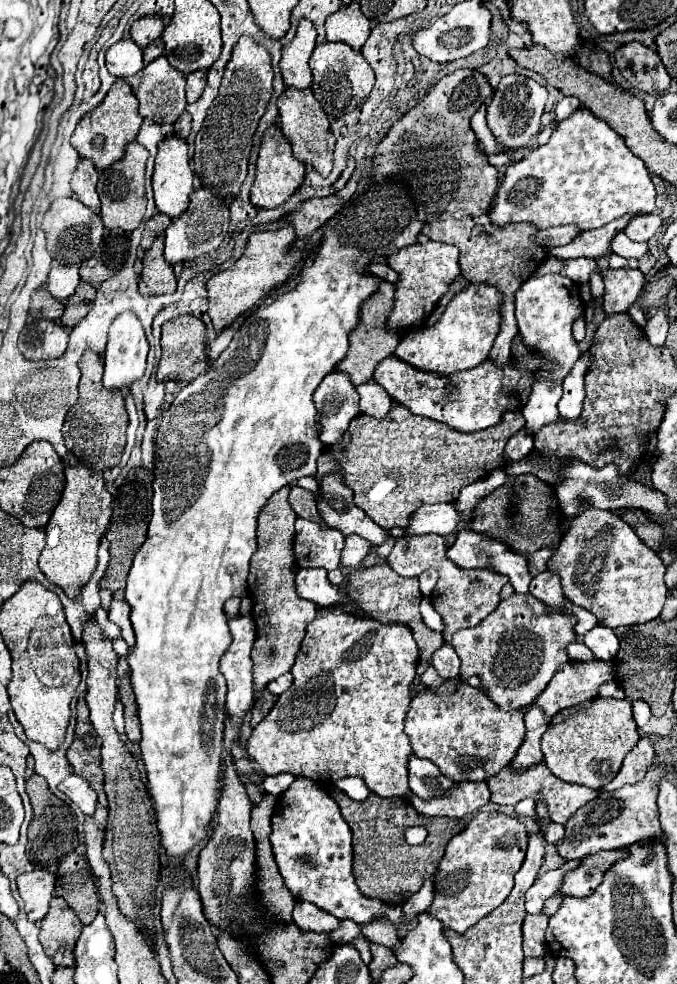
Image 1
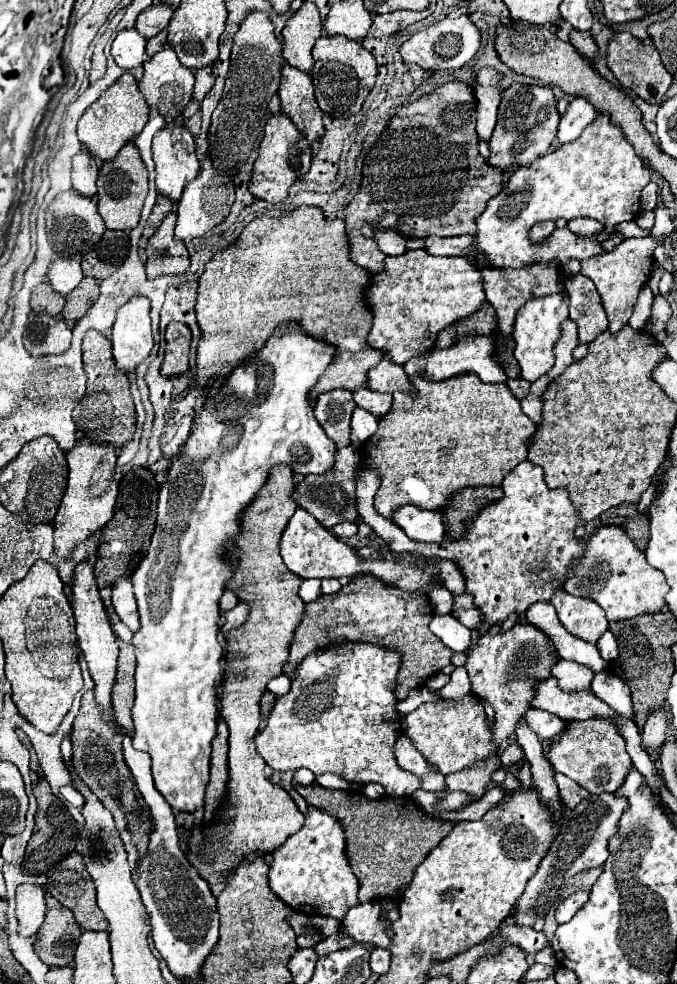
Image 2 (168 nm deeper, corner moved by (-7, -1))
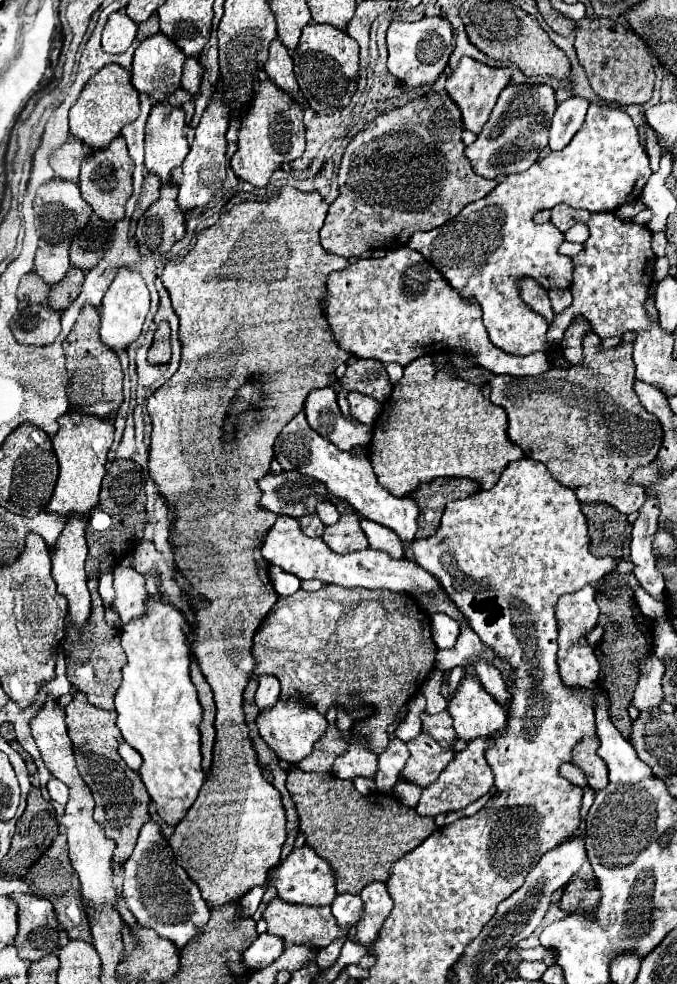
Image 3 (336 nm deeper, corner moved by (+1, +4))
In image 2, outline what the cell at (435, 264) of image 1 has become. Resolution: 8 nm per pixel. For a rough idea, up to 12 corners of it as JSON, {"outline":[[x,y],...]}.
{"outline":[[386,257],[370,347],[402,365],[478,311],[466,257]]}

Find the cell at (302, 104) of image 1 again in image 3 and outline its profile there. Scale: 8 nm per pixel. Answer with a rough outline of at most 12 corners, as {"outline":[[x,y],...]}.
{"outline":[[274,38],[264,66],[270,80],[298,100],[286,46]]}

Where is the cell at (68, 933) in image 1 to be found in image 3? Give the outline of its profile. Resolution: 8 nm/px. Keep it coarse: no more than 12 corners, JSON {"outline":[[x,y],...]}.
{"outline":[[12,894],[14,946],[22,960],[56,954],[58,920],[50,900]]}

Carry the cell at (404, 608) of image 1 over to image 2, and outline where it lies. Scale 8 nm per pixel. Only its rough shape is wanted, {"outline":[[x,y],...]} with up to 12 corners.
{"outline":[[358,575],[306,603],[284,673],[338,641],[402,653],[398,699],[450,665],[426,593]]}

